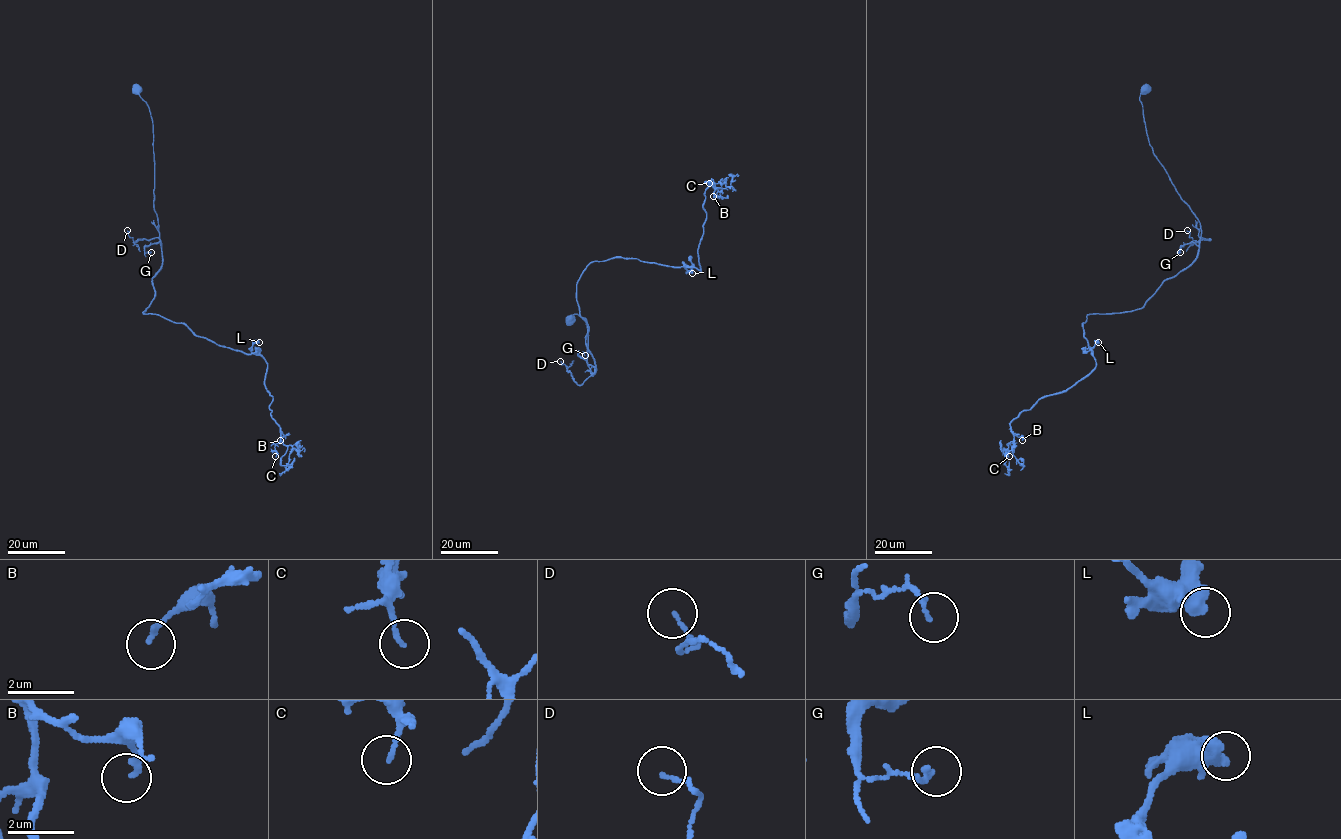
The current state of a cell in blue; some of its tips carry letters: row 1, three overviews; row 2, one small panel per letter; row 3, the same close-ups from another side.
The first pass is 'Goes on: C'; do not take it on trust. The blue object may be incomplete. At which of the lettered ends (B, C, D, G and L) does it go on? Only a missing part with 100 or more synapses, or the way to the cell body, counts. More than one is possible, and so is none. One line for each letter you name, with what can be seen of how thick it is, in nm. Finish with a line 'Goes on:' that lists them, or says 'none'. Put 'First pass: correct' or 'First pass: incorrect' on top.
First pass: incorrect
Goes on: none

